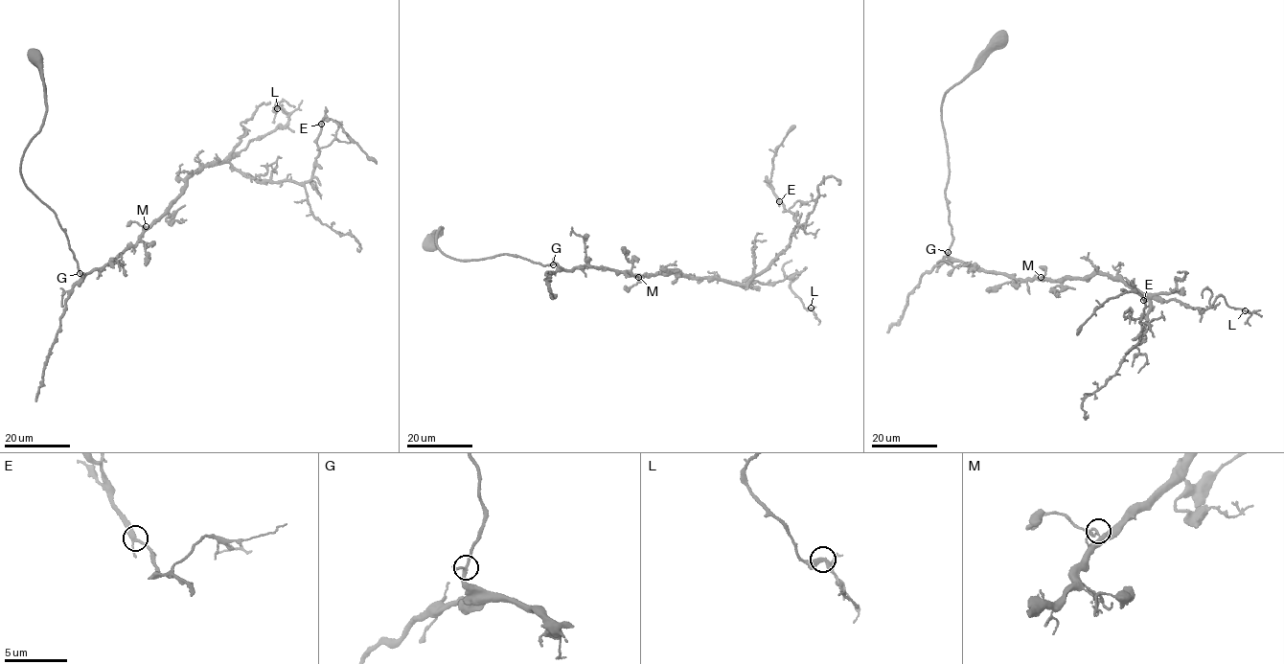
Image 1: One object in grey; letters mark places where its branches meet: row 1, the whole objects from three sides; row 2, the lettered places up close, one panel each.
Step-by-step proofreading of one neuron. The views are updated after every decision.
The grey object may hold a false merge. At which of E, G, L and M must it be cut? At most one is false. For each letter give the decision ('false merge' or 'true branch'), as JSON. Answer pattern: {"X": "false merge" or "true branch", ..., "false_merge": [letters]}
{"E": "true branch", "G": "true branch", "L": "true branch", "M": "true branch", "false_merge": []}

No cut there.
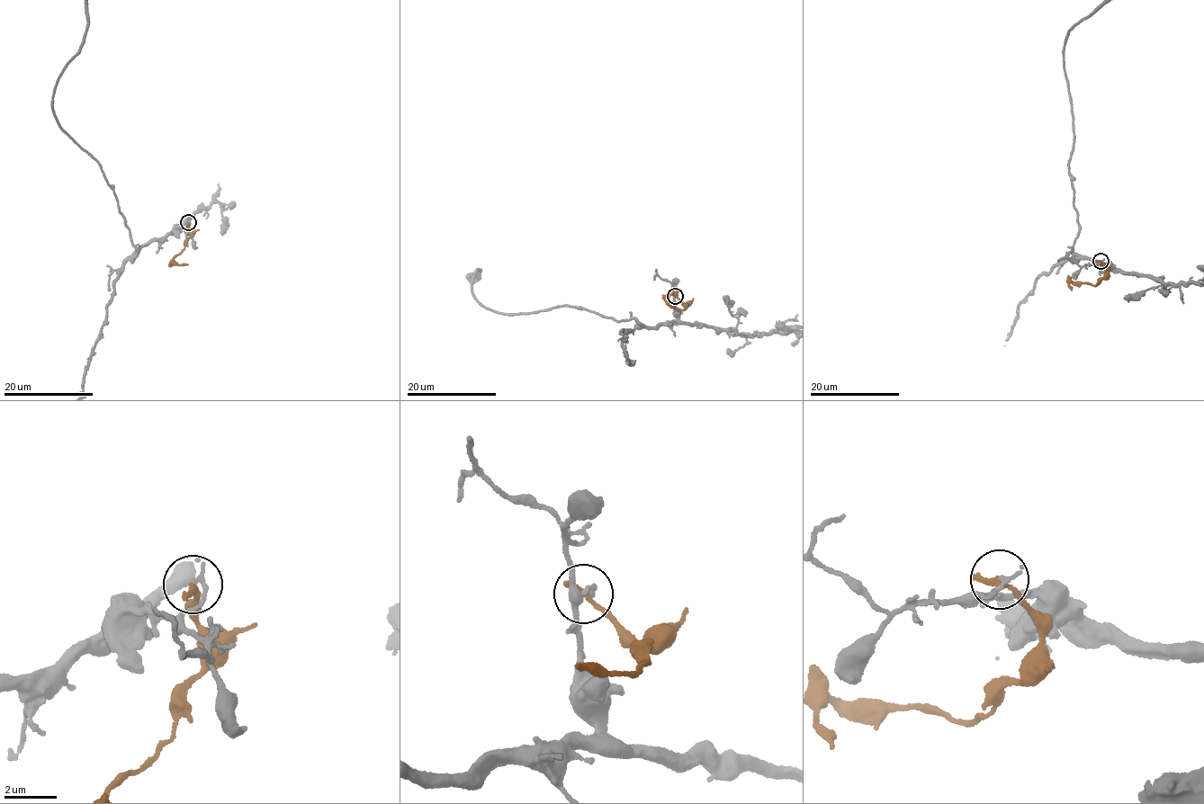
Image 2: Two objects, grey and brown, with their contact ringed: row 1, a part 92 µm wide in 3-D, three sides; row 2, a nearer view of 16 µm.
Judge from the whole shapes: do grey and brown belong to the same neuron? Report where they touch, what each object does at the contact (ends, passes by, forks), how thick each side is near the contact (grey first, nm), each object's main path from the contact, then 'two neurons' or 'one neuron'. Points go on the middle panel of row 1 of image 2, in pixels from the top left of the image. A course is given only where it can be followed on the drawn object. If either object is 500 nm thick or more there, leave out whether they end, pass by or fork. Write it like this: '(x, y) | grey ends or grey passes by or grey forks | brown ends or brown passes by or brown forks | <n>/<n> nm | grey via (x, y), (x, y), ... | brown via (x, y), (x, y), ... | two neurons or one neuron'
(675, 296) | grey ends | brown ends | 170/240 nm | brown via (676, 295), (688, 306), (677, 310), (665, 299), (679, 290) | two neurons

